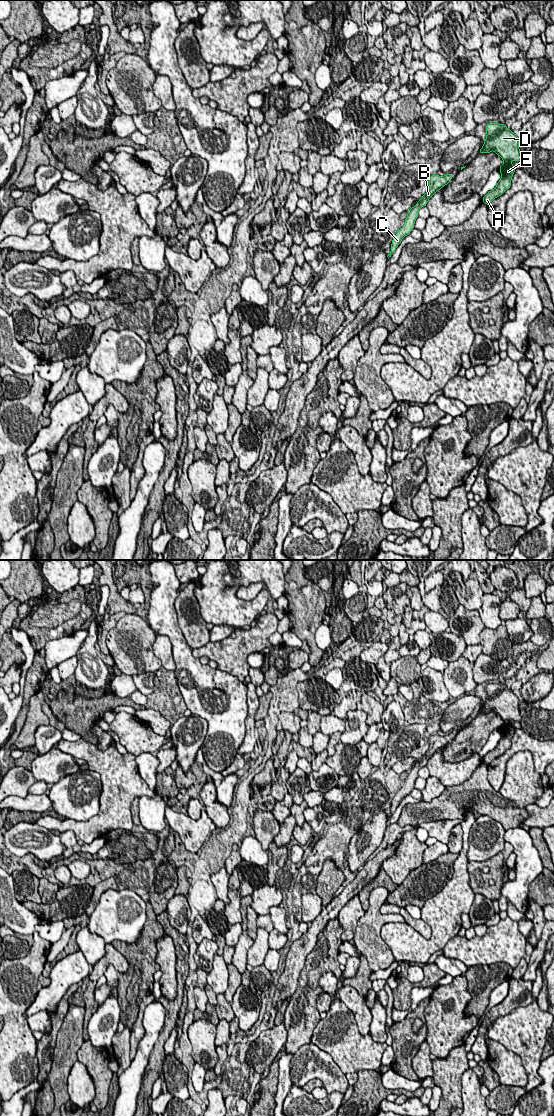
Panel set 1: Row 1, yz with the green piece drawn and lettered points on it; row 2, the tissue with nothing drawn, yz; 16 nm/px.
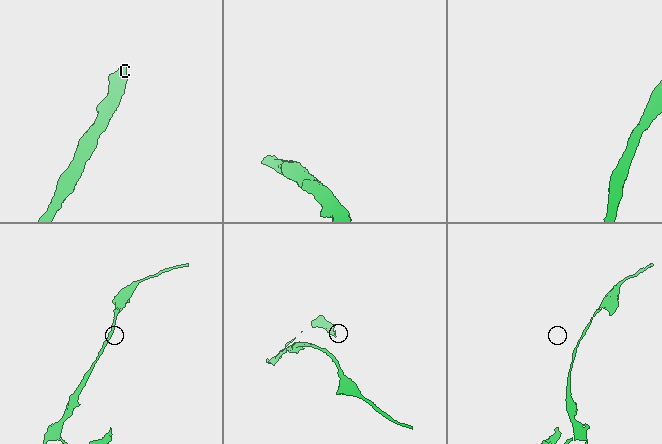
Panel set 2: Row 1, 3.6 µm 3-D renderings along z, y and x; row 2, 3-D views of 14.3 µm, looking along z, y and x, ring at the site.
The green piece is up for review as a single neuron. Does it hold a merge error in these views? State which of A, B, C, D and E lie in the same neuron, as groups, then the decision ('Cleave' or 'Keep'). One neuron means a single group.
Groups: A B C D E. Keep

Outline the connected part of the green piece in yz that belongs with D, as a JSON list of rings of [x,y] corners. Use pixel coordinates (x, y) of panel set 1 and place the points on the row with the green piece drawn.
[[[488,123],[486,133],[487,136],[479,154],[494,151],[504,161],[499,167],[501,179],[496,187],[483,197],[483,202],[489,205],[495,198],[501,196],[511,187],[515,167],[510,161],[520,162],[522,156],[518,147],[519,139],[517,135],[509,130],[505,124]]]

